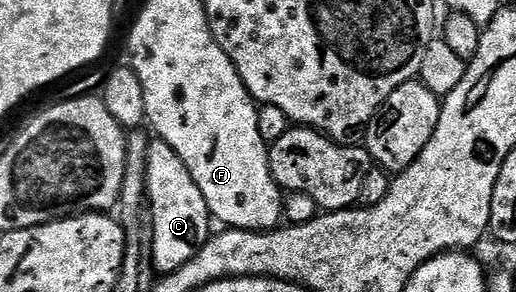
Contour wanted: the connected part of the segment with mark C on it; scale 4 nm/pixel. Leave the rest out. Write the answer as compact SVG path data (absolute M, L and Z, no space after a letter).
M159 138L151 141L146 154L146 208L152 211L152 264L157 273L167 274L186 266L186 262L198 254L200 246L210 239L214 220L206 206L206 198L202 198L202 190L198 190L190 170L186 170L186 162L182 162L182 158L174 154L174 149Z

